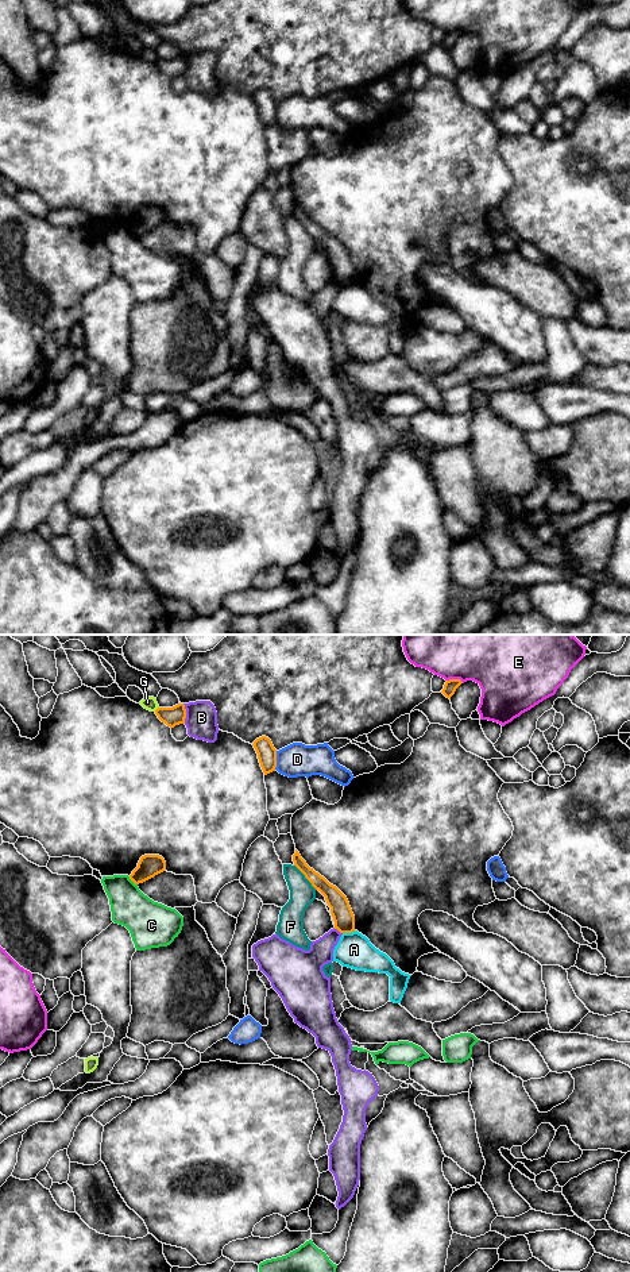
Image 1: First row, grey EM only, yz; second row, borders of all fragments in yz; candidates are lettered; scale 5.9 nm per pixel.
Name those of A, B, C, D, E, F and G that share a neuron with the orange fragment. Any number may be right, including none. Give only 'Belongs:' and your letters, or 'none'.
Belongs: none

